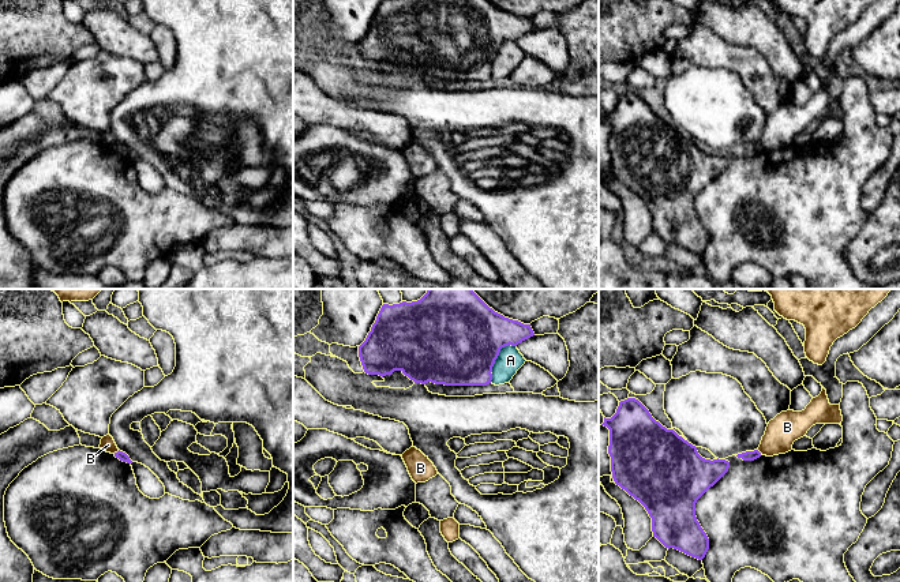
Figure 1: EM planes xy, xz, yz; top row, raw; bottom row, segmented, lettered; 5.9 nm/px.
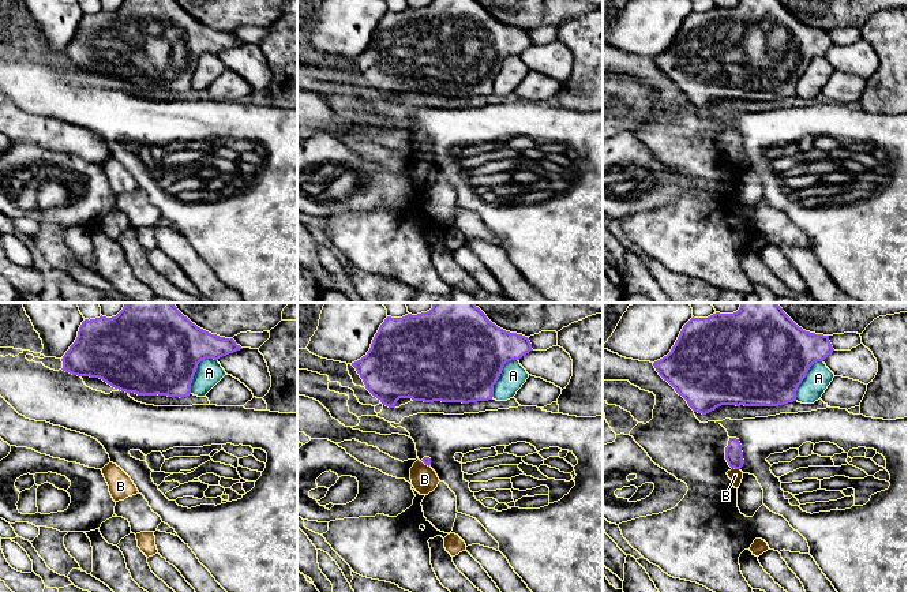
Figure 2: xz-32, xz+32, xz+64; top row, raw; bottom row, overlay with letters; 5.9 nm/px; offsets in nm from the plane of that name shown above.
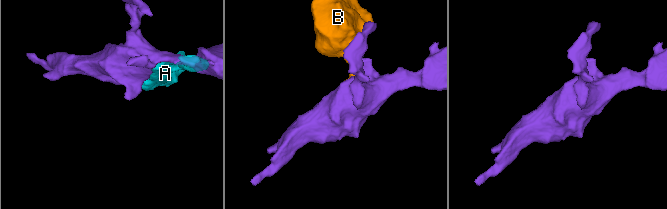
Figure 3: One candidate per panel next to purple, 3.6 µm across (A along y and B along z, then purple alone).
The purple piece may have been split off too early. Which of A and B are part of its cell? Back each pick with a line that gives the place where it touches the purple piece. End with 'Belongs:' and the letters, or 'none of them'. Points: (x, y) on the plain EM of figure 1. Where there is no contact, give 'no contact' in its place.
Belongs: none of them

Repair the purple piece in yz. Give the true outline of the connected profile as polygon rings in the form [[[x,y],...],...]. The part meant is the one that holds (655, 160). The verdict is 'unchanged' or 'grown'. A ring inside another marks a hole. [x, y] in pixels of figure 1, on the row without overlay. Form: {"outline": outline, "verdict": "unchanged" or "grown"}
{"outline": [[[635,93],[620,95],[616,108],[611,113],[604,112],[601,120],[610,124],[612,173],[645,202],[652,213],[653,232],[668,244],[702,255],[709,233],[697,215],[695,198],[728,166],[730,157],[702,153],[695,140],[663,121]]], "verdict": "unchanged"}

